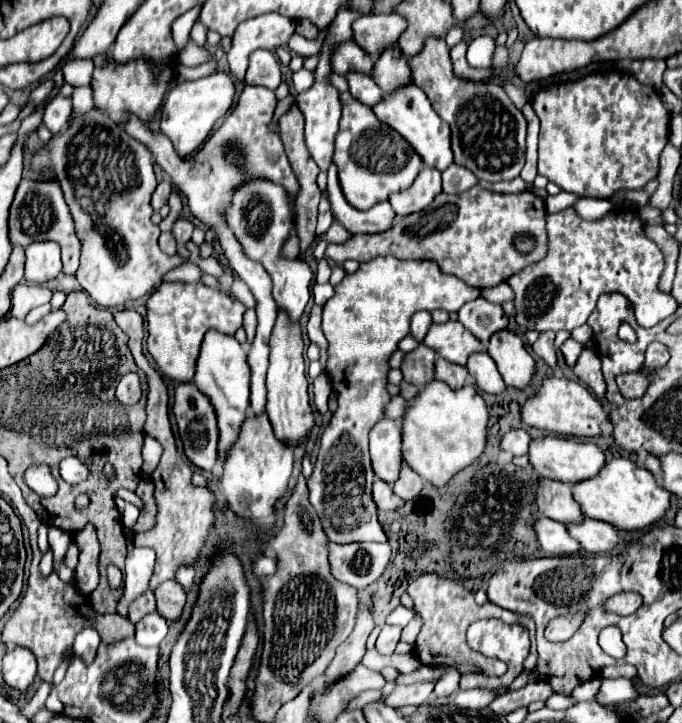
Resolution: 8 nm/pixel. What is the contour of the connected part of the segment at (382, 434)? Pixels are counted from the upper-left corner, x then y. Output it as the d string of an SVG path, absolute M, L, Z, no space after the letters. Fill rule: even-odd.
M380 419L370 431L370 457L372 469L378 479L394 483L400 471L400 427L390 419Z

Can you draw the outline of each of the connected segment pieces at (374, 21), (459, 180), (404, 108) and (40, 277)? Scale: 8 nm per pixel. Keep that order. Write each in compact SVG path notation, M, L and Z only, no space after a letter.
M396 13L368 15L352 23L354 41L372 57L378 57L386 47L394 45L404 29L406 29L406 19Z
M452 163L452 167L448 167L442 173L442 187L444 187L446 193L462 193L462 191L470 189L472 185L478 185L478 179L466 167L460 167L460 165Z
M408 85L408 87L400 87L400 91L384 93L382 103L376 103L372 111L382 123L388 123L388 127L398 131L414 147L414 151L424 159L424 165L444 171L454 161L450 151L450 127L438 117L424 91L420 91L416 85Z
M52 241L32 243L26 247L26 275L28 283L46 283L62 269L60 245Z

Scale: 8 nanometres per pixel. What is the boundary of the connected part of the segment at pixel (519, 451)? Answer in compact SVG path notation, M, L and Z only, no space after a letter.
M512 429L500 439L500 449L510 451L512 455L526 455L528 443L530 443L530 435L524 429Z

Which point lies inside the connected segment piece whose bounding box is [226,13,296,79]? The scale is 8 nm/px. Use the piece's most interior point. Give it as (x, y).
(259, 33)

